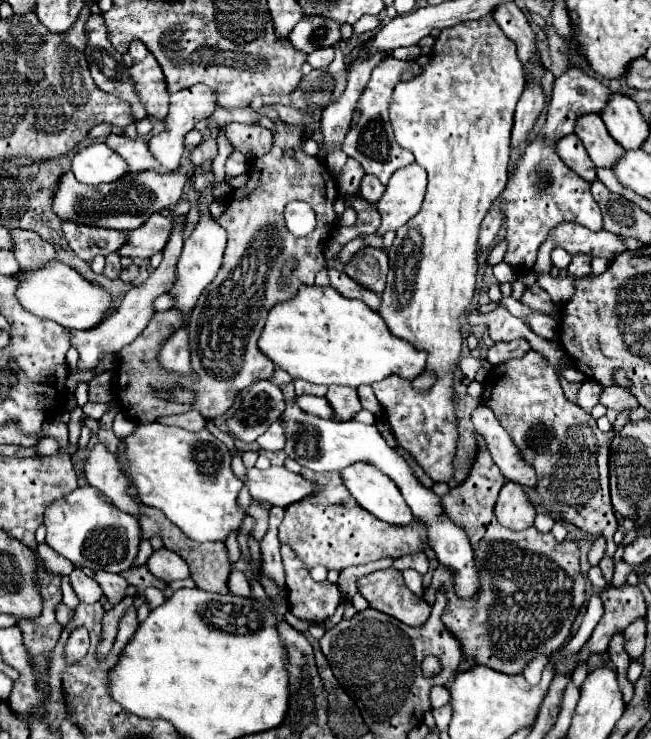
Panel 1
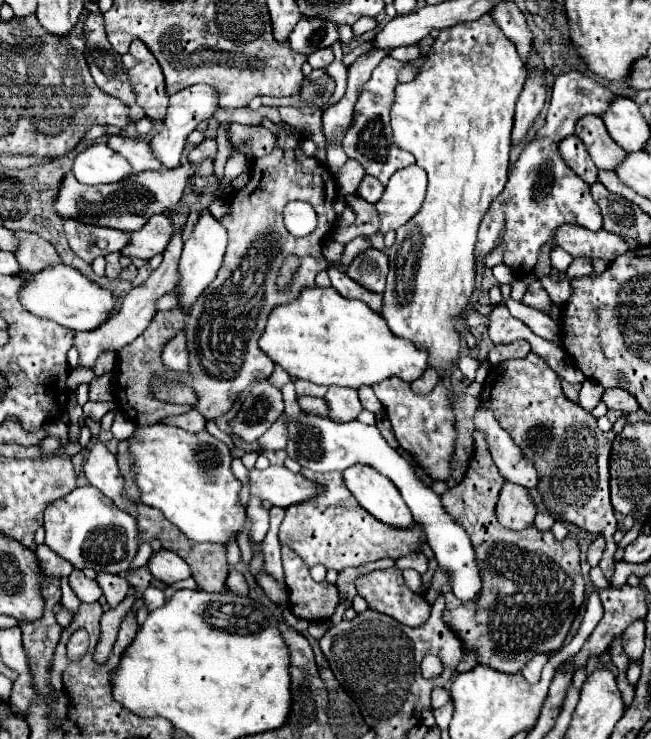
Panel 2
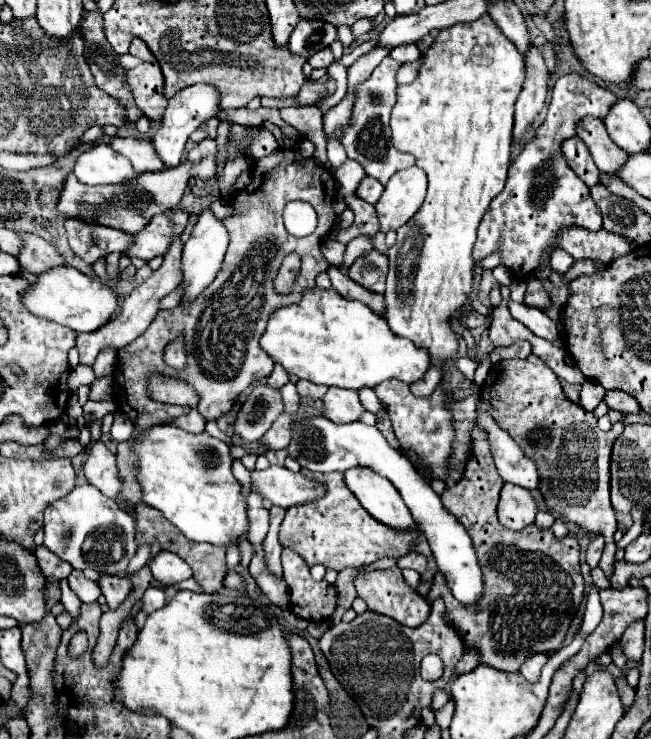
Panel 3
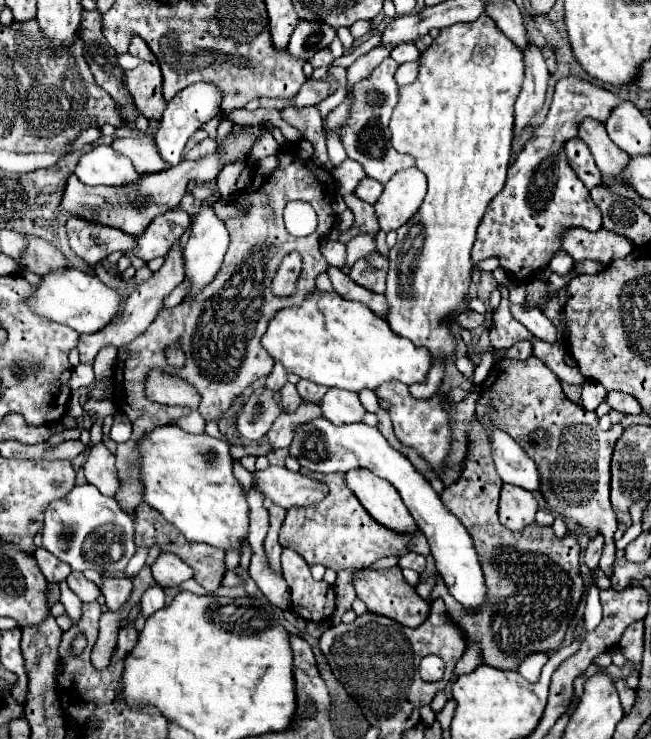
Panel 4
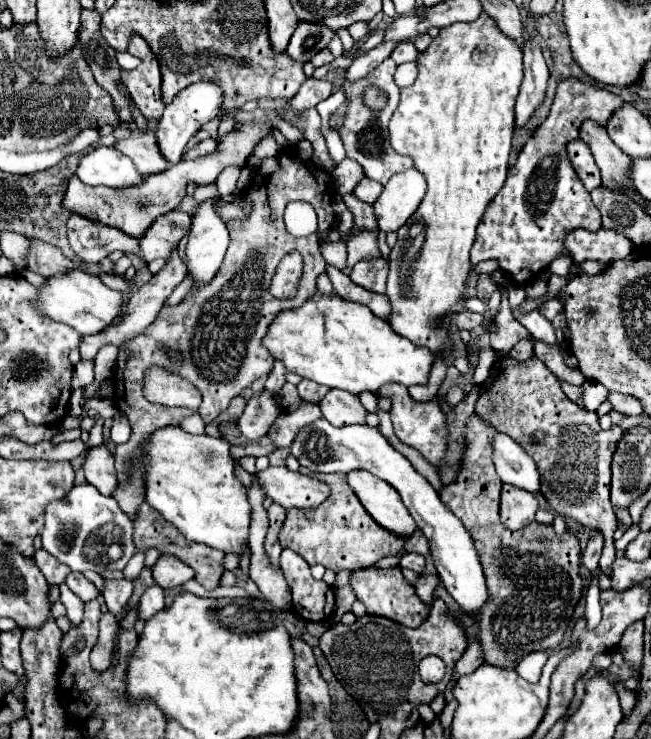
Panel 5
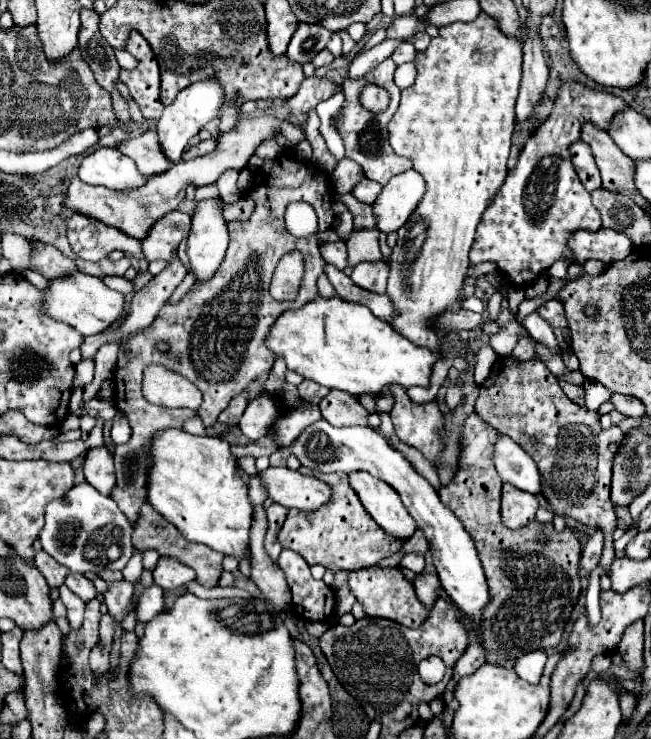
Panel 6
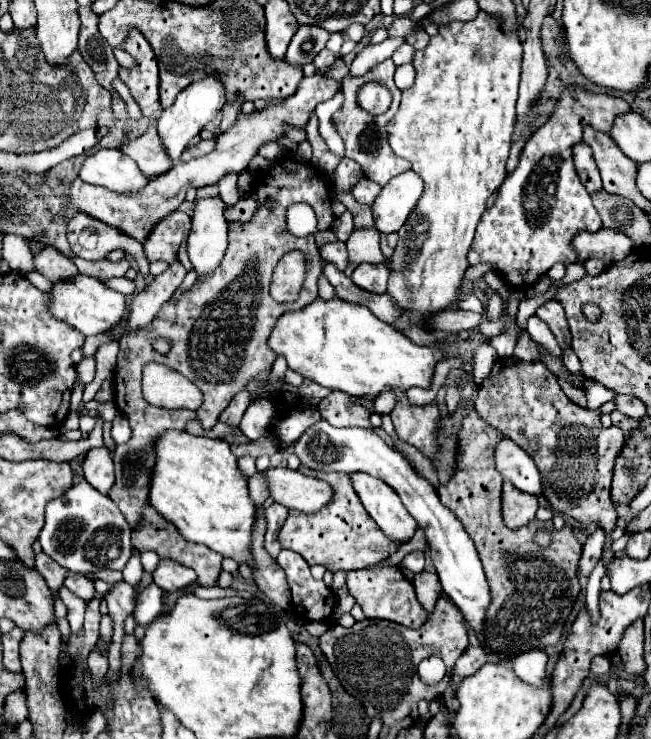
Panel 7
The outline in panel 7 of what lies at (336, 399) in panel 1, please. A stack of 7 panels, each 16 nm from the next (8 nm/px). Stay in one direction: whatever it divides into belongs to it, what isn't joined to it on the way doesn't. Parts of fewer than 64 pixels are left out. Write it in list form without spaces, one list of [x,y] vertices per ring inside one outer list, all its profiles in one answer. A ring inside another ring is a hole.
[[[334,390],[330,396],[326,396],[318,404],[322,420],[326,420],[332,426],[358,426],[358,428],[372,428],[370,424],[370,412],[366,408],[360,408],[350,402],[350,396],[344,392]]]

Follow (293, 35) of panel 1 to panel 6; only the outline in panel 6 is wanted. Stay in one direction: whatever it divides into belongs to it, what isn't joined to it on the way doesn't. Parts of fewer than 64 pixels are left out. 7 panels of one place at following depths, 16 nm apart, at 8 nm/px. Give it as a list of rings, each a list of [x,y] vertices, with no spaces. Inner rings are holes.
[[[300,24],[288,44],[286,58],[294,64],[312,62],[312,56],[316,56],[326,46],[330,36],[332,32],[324,32],[324,28],[312,28],[312,24]]]

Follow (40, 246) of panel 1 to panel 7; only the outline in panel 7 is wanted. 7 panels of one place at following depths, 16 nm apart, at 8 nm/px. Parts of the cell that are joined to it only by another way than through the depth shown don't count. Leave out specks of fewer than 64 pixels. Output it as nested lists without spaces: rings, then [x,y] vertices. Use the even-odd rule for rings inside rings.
[[[52,246],[42,248],[42,252],[38,252],[34,256],[34,268],[42,276],[46,276],[50,282],[72,280],[72,276],[76,276],[76,272],[78,272],[76,266]]]

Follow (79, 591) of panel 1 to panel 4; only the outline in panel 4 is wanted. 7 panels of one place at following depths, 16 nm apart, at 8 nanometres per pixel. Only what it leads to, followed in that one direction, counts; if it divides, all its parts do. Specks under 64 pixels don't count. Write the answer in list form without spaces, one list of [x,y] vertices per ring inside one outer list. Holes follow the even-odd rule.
[[[70,572],[70,576],[66,578],[66,584],[82,602],[92,602],[100,596],[98,586],[90,582],[82,572]]]

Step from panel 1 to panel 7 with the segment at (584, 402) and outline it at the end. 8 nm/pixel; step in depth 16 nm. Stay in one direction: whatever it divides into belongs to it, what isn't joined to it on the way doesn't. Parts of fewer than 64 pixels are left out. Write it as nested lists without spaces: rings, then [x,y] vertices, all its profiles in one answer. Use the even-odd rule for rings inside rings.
[[[584,380],[584,386],[586,386],[586,398],[588,398],[588,408],[590,410],[596,410],[598,406],[614,400],[616,392],[592,382],[592,380]]]

